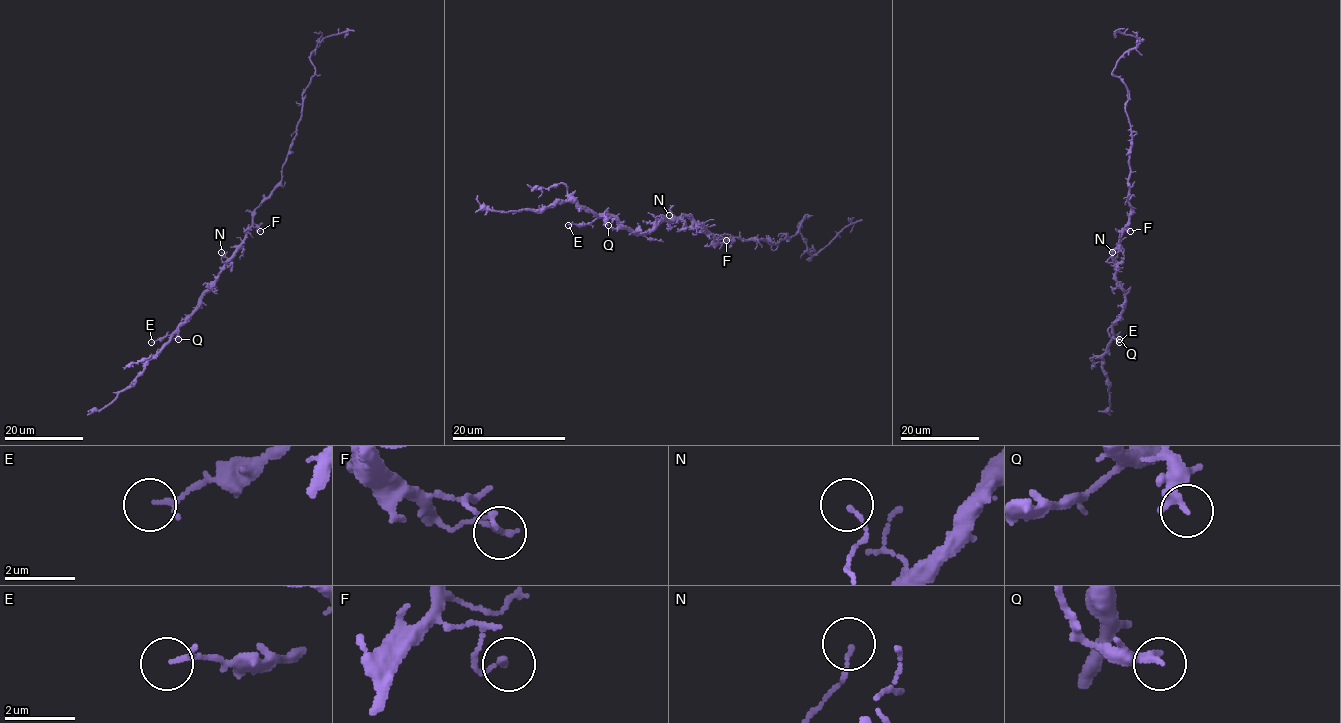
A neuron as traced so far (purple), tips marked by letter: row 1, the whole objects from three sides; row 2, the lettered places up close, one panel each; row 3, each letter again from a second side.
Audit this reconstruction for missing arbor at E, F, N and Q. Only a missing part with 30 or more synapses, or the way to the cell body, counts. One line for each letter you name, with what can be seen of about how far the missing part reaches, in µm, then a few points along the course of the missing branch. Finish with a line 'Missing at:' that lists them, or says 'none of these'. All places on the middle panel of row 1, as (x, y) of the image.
Missing at: none of these

